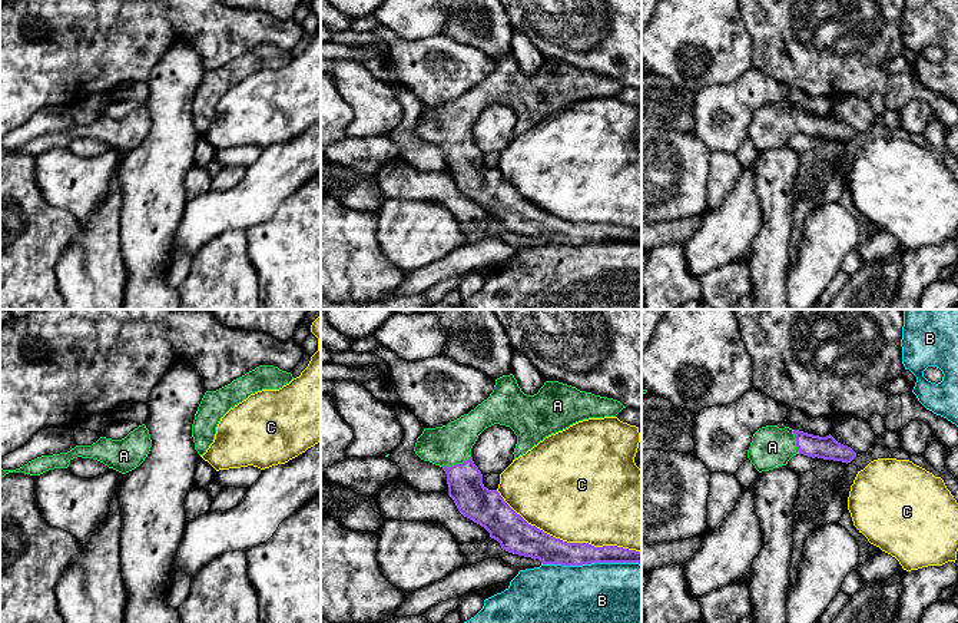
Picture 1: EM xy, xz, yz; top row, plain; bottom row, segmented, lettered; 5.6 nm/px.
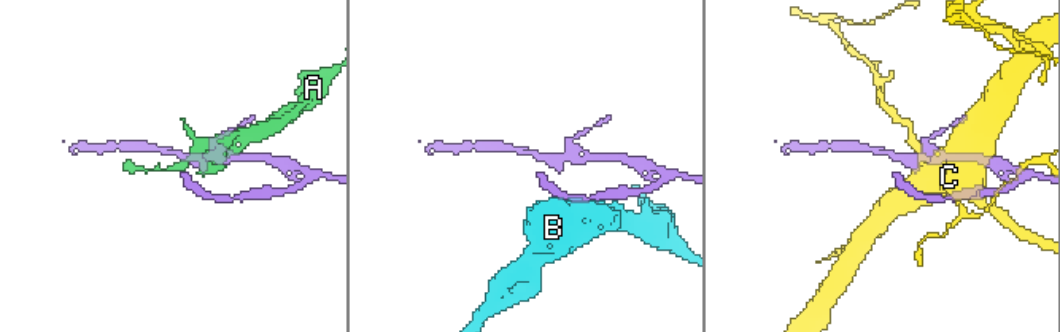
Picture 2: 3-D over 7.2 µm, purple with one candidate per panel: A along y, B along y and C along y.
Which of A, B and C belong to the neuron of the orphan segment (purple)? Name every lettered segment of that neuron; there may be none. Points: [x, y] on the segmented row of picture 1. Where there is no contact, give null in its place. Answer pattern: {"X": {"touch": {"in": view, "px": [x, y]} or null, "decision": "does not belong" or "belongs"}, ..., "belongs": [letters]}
{"A": {"touch": {"in": "xz", "px": [456, 464]}, "decision": "belongs"}, "B": {"touch": {"in": "xz", "px": [590, 563]}, "decision": "does not belong"}, "C": {"touch": {"in": "xz", "px": [566, 542]}, "decision": "does not belong"}, "belongs": ["A"]}

